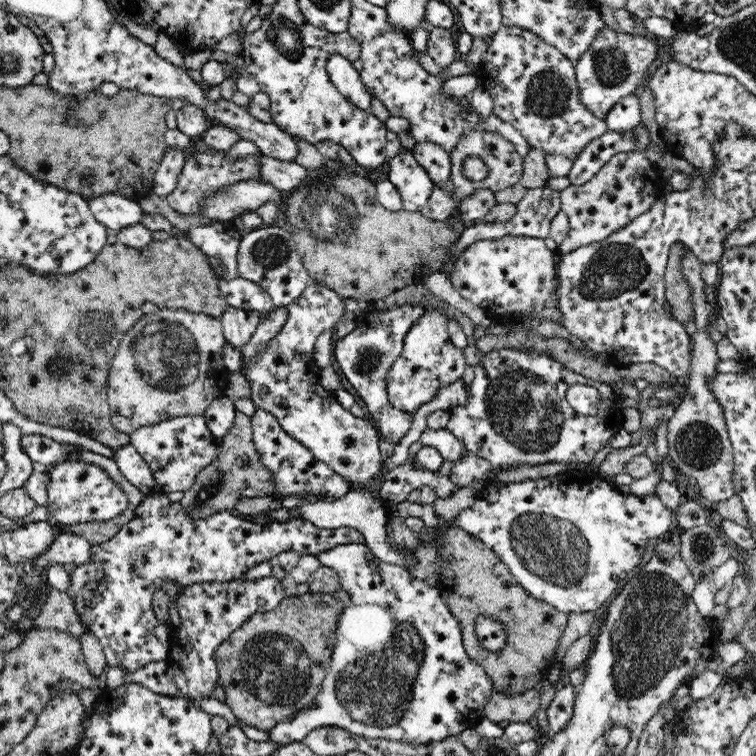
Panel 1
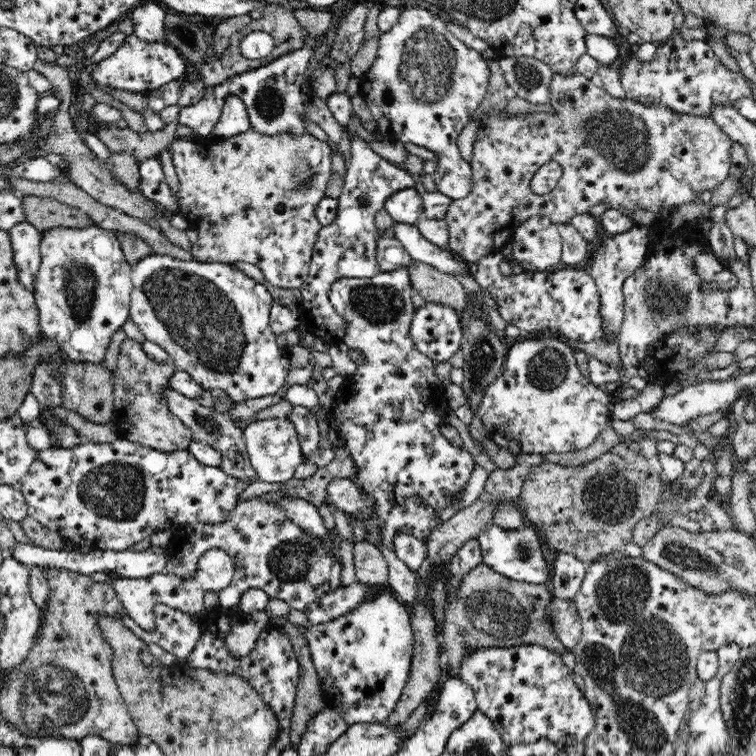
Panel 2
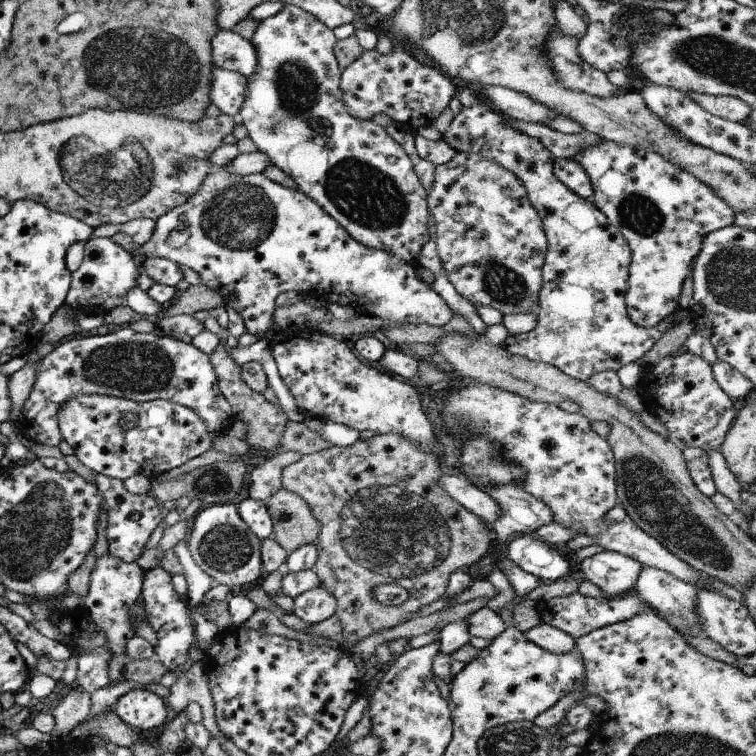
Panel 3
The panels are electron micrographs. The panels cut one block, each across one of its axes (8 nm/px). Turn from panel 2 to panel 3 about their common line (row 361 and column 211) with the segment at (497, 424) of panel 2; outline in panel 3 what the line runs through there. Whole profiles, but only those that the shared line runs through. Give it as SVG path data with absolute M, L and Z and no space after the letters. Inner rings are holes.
M235 502L199 509L194 516L189 542L185 544L195 565L219 584L228 587L243 586L261 579L260 540L238 516Z

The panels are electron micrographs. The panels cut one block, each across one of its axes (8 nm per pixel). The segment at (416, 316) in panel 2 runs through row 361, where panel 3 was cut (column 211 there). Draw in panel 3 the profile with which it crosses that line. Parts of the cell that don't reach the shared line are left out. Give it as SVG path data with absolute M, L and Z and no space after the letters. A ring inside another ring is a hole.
M86 395L81 397L76 397L65 402L60 410L57 412L57 423L60 431L60 436L62 440L71 446L75 457L80 463L85 465L93 472L103 474L105 477L110 477L113 479L118 479L123 482L132 475L142 475L149 481L155 480L160 474L171 470L172 468L178 467L179 465L201 455L203 452L207 452L212 448L212 442L215 436L219 434L211 434L207 431L206 424L197 417L195 412L192 412L189 408L183 407L182 405L177 405L173 402L168 402L162 399L157 401L146 401L145 403L137 403L122 397L109 397L106 395Z

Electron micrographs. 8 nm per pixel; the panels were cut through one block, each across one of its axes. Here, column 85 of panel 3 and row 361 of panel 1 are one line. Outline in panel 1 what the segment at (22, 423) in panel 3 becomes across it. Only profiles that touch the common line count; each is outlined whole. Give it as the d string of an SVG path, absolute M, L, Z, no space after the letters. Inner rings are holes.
M406 305L385 311L363 312L357 317L354 330L347 336L335 338L333 344L334 360L340 366L348 384L356 390L356 394L366 405L380 436L383 435L395 443L406 436L413 416L397 410L390 403L387 394L387 376L398 356L402 354L406 332L423 310L424 307L420 305Z

